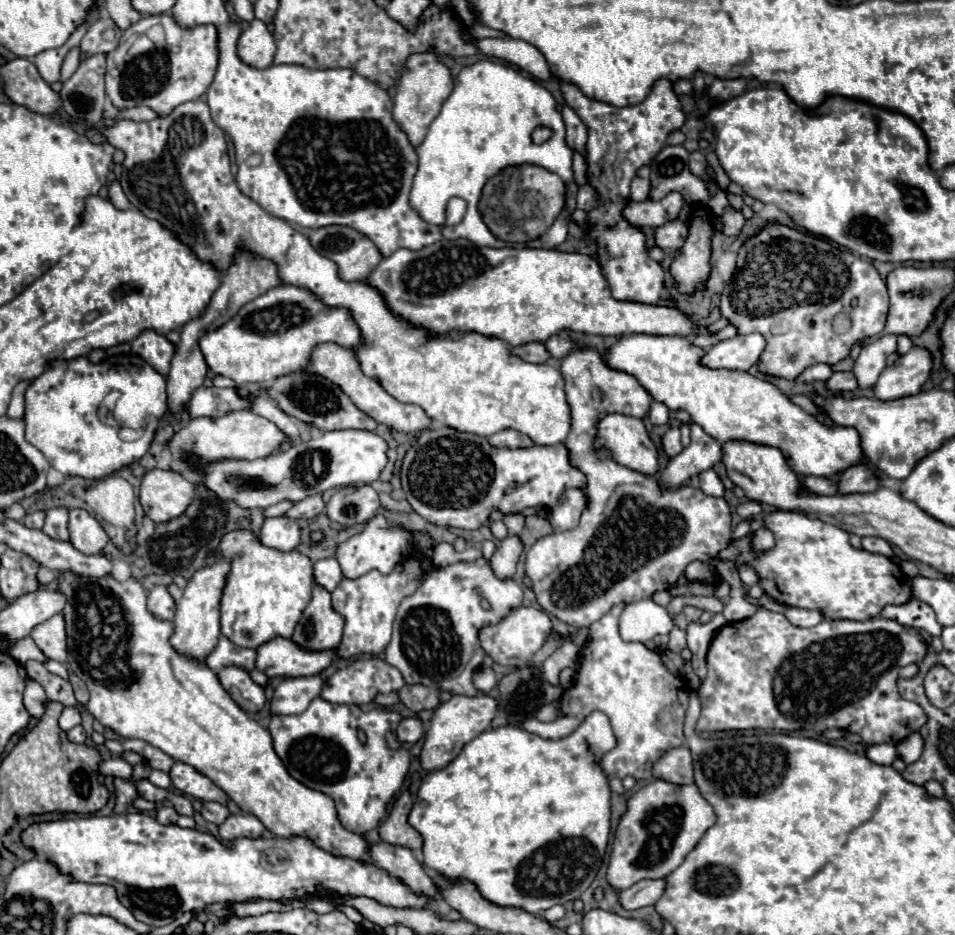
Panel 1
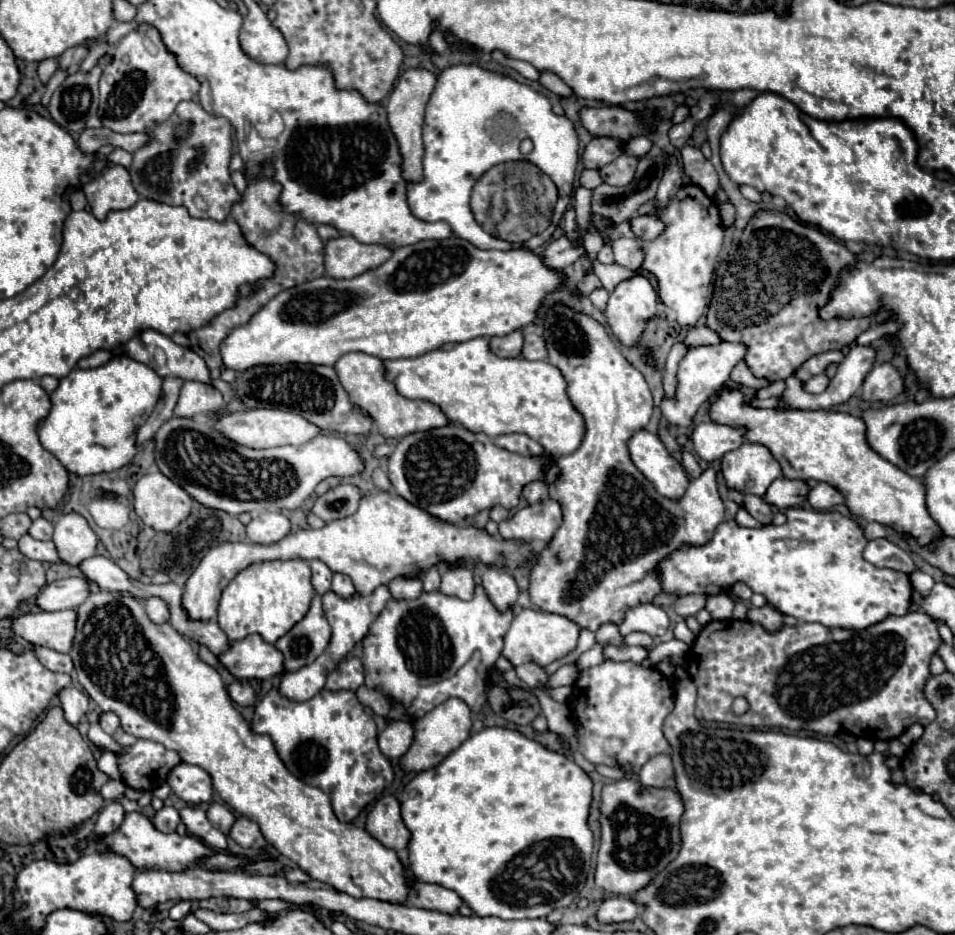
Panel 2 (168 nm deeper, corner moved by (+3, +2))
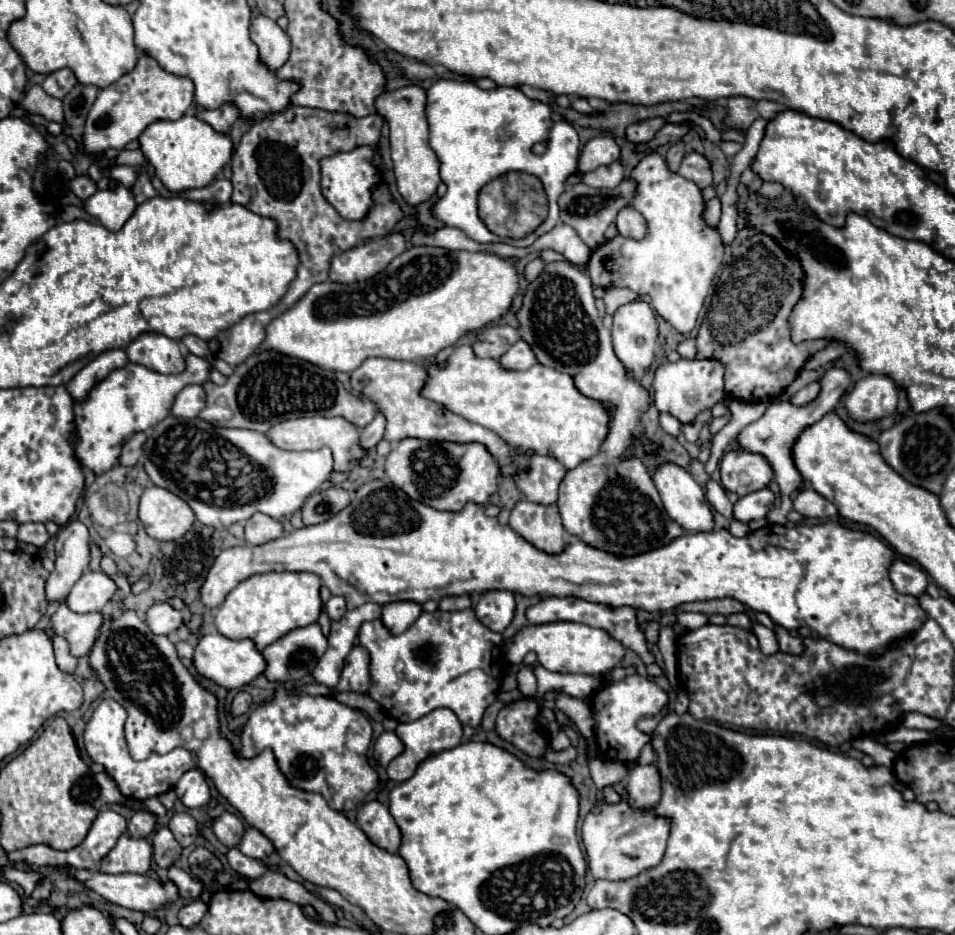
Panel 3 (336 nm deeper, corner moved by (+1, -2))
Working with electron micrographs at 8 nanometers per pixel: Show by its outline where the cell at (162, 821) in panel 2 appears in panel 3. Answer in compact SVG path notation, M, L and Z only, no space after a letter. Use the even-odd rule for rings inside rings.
M163 827L155 833L153 839L153 859L159 867L169 869L181 855L181 845L175 841L169 827Z

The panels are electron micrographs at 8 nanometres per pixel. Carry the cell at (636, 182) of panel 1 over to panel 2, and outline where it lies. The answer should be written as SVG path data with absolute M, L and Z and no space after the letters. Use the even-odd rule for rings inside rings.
M627 153L619 155L613 163L605 165L601 169L601 177L609 185L629 185L635 179L635 169L637 169L637 157L631 157Z

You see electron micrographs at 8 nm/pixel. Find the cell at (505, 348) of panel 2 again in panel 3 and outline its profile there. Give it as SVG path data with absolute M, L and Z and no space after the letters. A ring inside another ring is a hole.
M493 325L485 329L471 347L481 359L499 359L515 341L519 341L517 329L509 325Z

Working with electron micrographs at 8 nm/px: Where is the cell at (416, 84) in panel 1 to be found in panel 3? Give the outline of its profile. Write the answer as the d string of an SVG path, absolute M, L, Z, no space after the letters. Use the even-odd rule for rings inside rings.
M409 85L395 91L385 91L375 99L375 109L383 115L389 123L389 141L391 141L391 159L393 159L393 173L397 181L397 191L403 201L411 207L425 203L437 193L441 183L439 177L439 159L435 151L429 147L429 131L425 119L425 101L427 95L421 87Z

